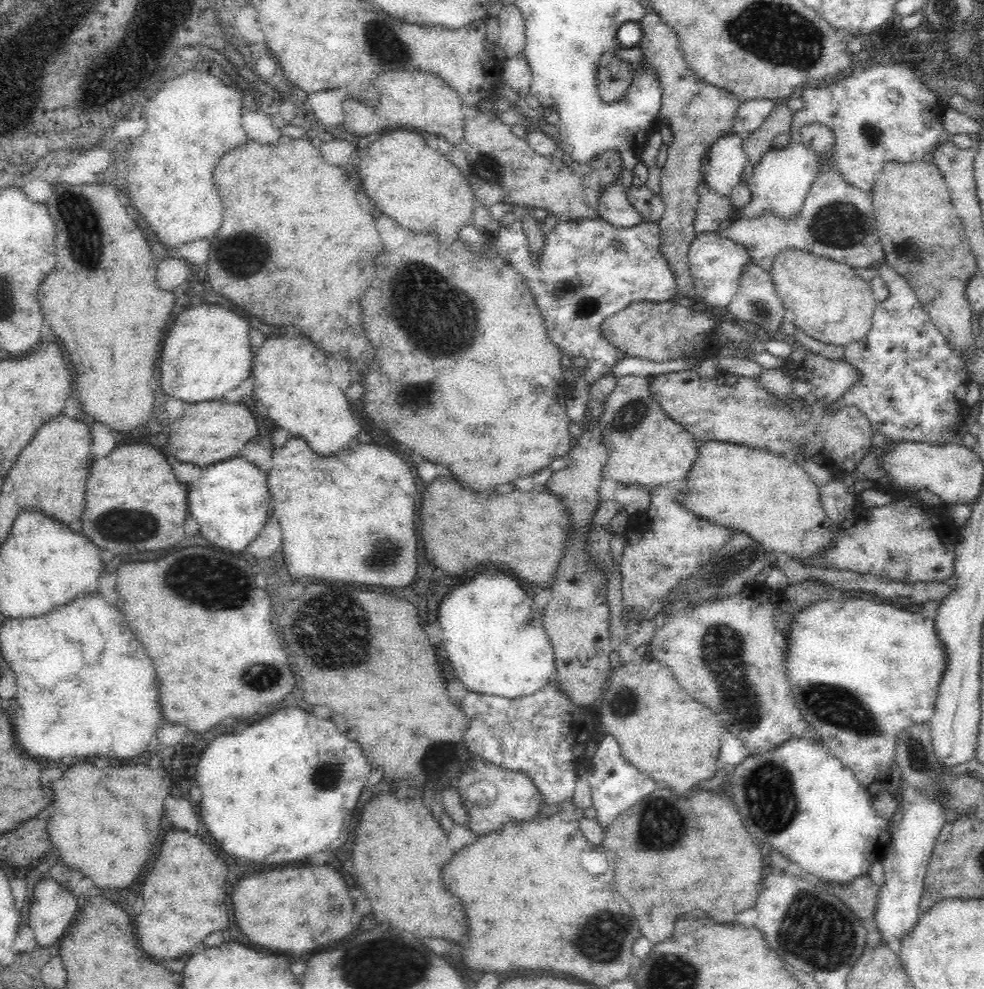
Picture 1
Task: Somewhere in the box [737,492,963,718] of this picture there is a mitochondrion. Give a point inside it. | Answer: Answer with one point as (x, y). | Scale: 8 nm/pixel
(892, 557)

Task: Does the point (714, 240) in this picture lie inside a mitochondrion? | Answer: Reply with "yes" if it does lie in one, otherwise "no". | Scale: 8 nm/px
no

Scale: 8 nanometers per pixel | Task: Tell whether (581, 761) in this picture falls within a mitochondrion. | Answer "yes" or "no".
no

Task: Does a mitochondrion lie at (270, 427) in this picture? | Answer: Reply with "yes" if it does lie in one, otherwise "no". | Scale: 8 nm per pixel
no

